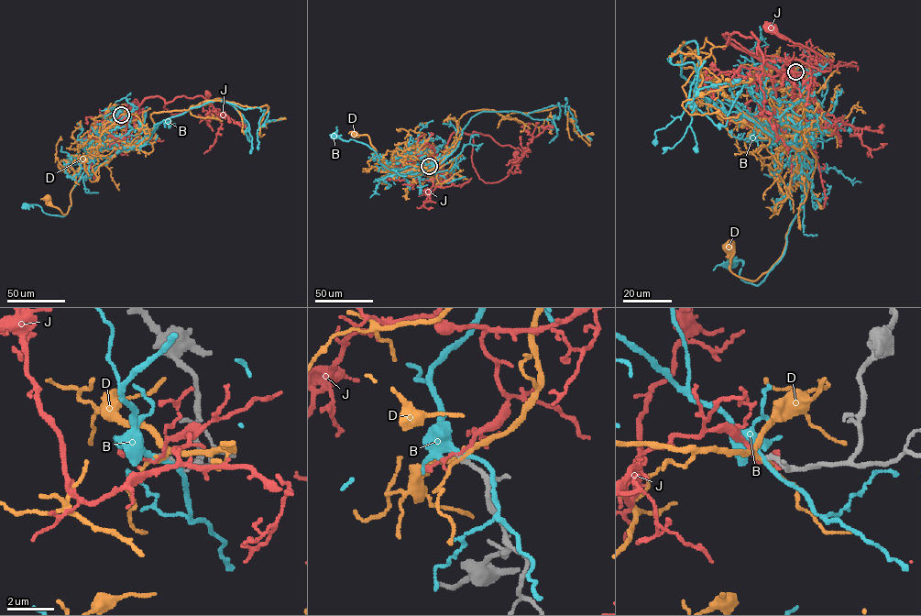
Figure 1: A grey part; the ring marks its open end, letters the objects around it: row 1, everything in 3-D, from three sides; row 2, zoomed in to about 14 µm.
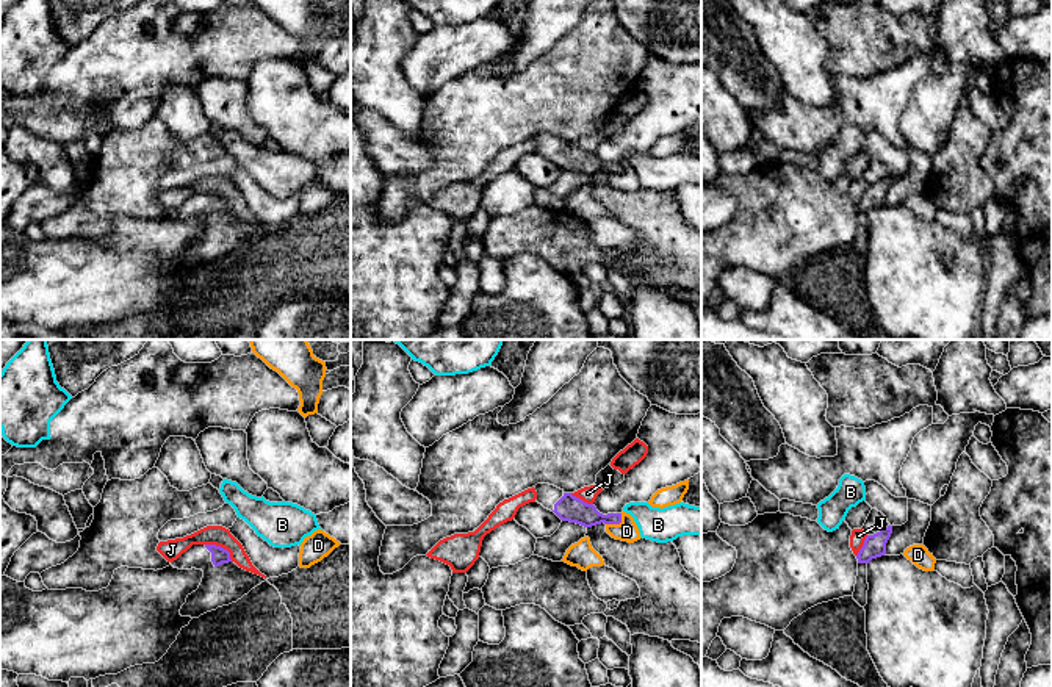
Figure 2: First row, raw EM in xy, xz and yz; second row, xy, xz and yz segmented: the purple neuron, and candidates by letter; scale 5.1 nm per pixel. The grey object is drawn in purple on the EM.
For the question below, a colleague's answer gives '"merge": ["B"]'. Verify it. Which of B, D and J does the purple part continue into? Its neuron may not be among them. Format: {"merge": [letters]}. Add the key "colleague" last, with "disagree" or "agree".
{"merge": [], "colleague": "disagree"}

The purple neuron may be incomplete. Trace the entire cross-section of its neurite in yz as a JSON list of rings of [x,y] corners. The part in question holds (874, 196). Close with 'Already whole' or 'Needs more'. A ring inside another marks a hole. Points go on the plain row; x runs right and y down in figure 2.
[[[888,175],[874,185],[867,185],[863,197],[859,199],[856,205],[858,225],[856,225],[855,241],[852,246],[861,257],[867,254],[867,239],[869,239],[867,213],[872,208],[877,208],[886,203],[886,192],[891,183],[892,183],[892,175]]]. Needs more

